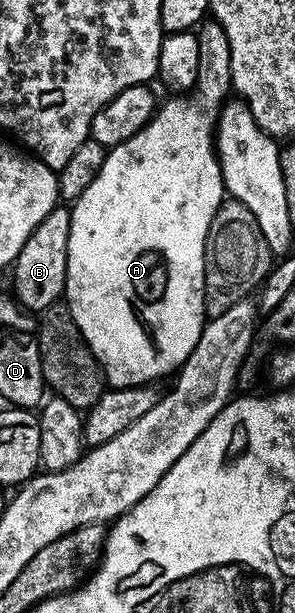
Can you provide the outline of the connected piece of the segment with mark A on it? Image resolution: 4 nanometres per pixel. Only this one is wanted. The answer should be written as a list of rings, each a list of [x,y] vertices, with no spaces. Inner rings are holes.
[[[207,19],[198,26],[199,39],[199,74],[195,80],[195,88],[186,95],[179,95],[176,101],[167,101],[156,108],[151,121],[137,135],[125,139],[125,143],[108,148],[107,158],[93,183],[70,206],[71,226],[69,227],[69,251],[67,252],[67,288],[65,304],[71,310],[73,319],[81,331],[84,341],[91,349],[95,360],[99,362],[106,384],[112,389],[128,389],[134,385],[149,385],[158,382],[158,377],[170,378],[189,359],[193,347],[197,347],[197,339],[201,339],[201,331],[208,320],[205,307],[205,239],[209,231],[209,223],[217,211],[217,207],[225,200],[223,176],[219,166],[219,158],[215,152],[215,131],[219,124],[223,96],[232,92],[231,64],[229,63],[229,39],[225,39],[225,31],[214,19]]]

